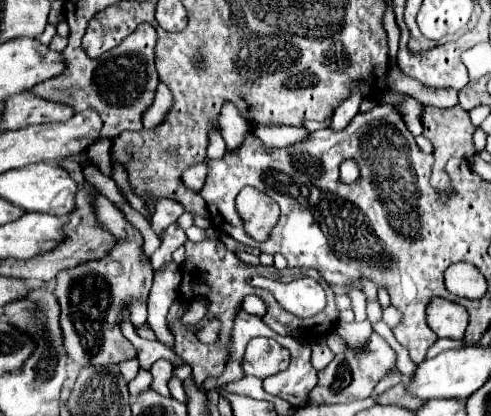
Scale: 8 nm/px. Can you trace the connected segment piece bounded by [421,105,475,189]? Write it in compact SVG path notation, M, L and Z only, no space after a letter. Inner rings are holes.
M425 105L423 113L421 113L421 123L423 123L423 135L431 141L431 145L433 145L433 157L435 157L431 185L435 185L437 189L445 189L447 187L445 163L451 157L473 157L475 155L475 147L473 147L475 125L471 123L469 113L465 109L461 109L459 105L449 107L449 109L439 109L439 107Z

